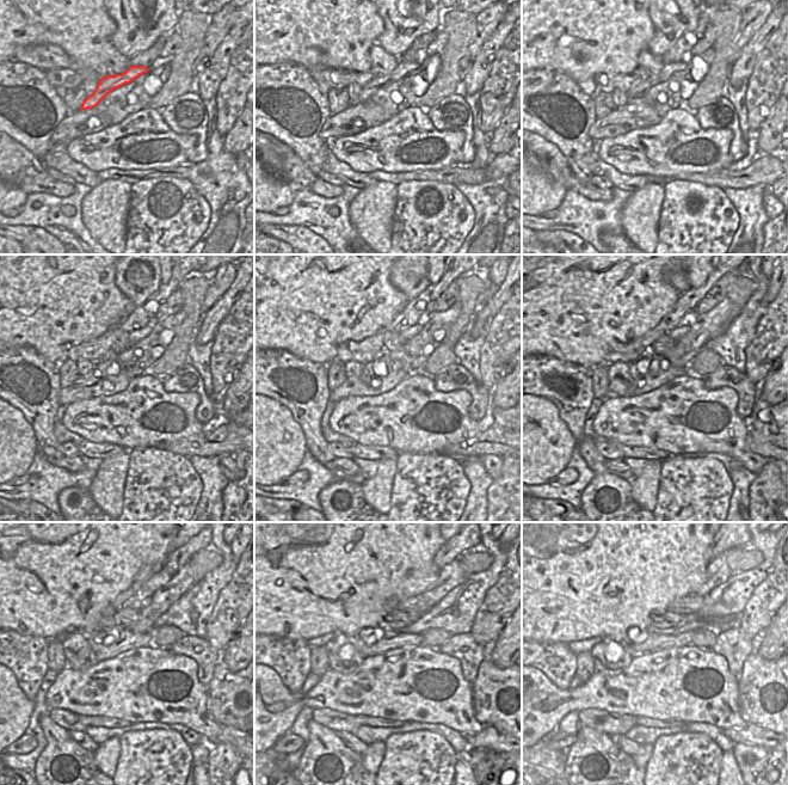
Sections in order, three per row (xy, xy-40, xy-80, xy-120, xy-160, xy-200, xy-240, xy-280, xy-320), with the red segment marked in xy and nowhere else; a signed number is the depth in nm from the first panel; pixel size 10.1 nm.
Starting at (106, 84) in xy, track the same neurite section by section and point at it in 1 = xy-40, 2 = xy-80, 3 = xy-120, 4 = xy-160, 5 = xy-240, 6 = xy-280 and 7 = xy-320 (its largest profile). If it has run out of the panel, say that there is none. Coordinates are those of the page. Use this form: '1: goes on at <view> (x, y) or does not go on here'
1: goes on at xy-40 (380, 81)
2: goes on at xy-80 (670, 68)
3: goes on at xy-120 (135, 336)
4: goes on at xy-160 (411, 332)
5: goes on at xy-240 (140, 601)
6: goes on at xy-280 (410, 606)
7: goes on at xy-320 (694, 603)

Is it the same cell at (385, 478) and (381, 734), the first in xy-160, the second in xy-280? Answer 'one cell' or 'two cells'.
two cells

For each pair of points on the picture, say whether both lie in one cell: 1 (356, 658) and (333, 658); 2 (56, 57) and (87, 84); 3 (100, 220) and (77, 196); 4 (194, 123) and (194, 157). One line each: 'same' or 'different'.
1: same
2: same
3: different
4: same

